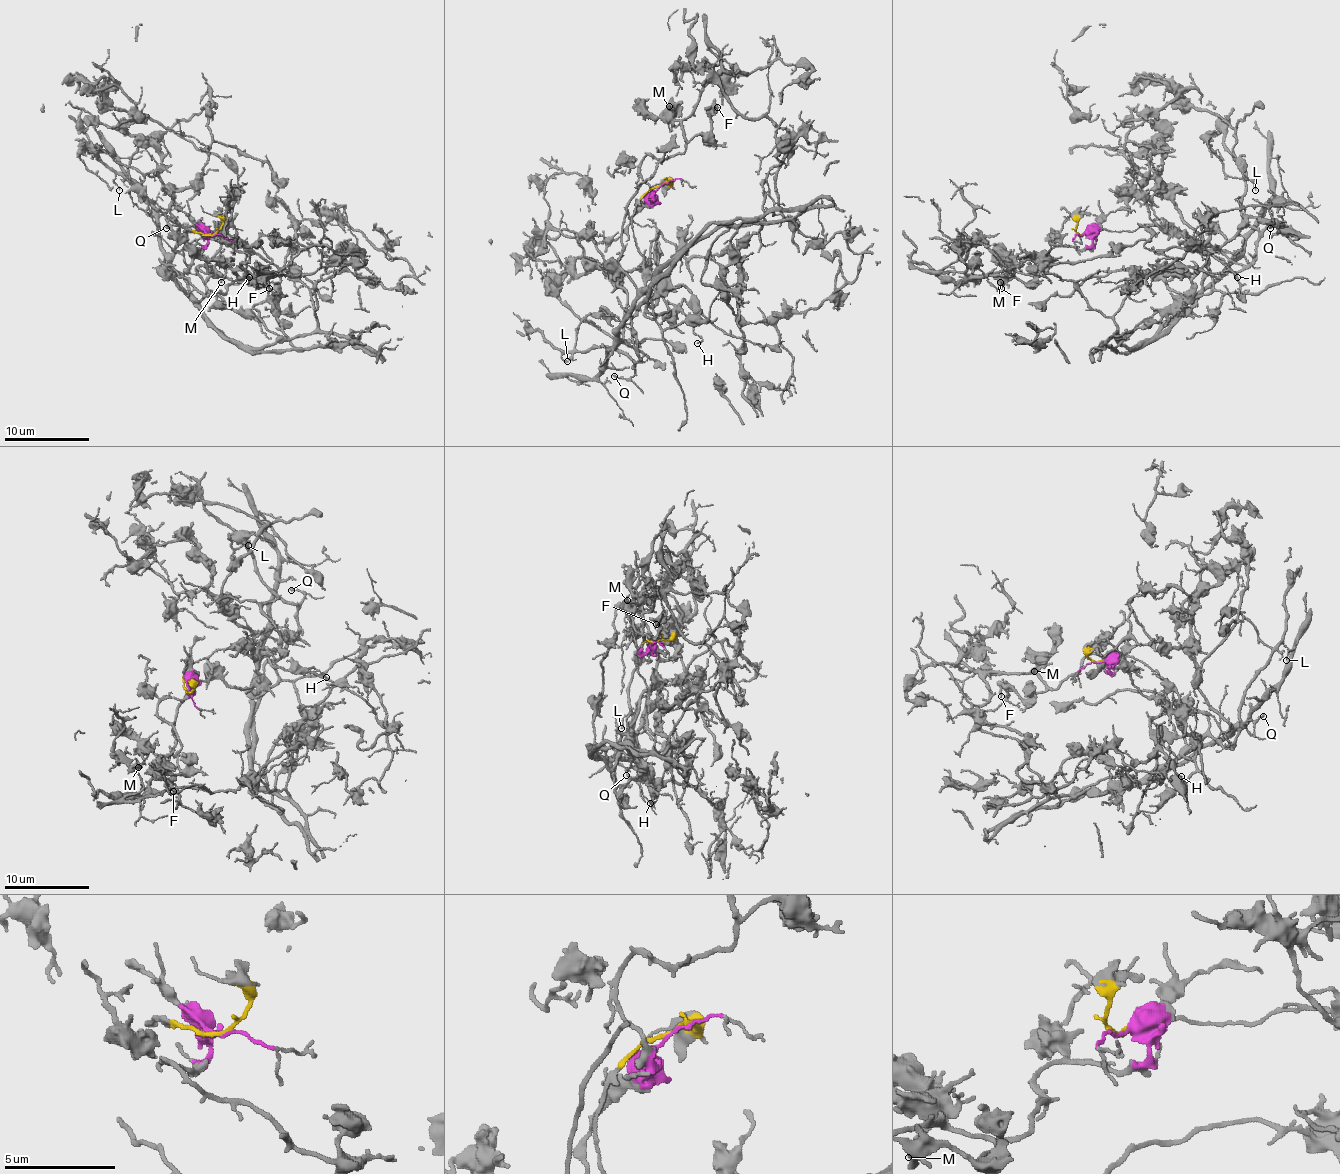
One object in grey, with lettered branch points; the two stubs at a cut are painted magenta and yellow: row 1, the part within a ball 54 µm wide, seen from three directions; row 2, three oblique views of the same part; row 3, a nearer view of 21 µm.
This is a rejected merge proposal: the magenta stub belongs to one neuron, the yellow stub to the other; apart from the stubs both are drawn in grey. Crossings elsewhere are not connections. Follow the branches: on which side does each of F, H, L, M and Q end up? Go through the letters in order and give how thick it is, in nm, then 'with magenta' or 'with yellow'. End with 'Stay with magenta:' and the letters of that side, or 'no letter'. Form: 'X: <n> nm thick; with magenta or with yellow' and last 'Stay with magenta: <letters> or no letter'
F: 170 nm thick; with magenta
H: 140 nm thick; with yellow
L: 120 nm thick; with yellow
M: 120 nm thick; with magenta
Q: 140 nm thick; with yellow
Stay with magenta: F, M

